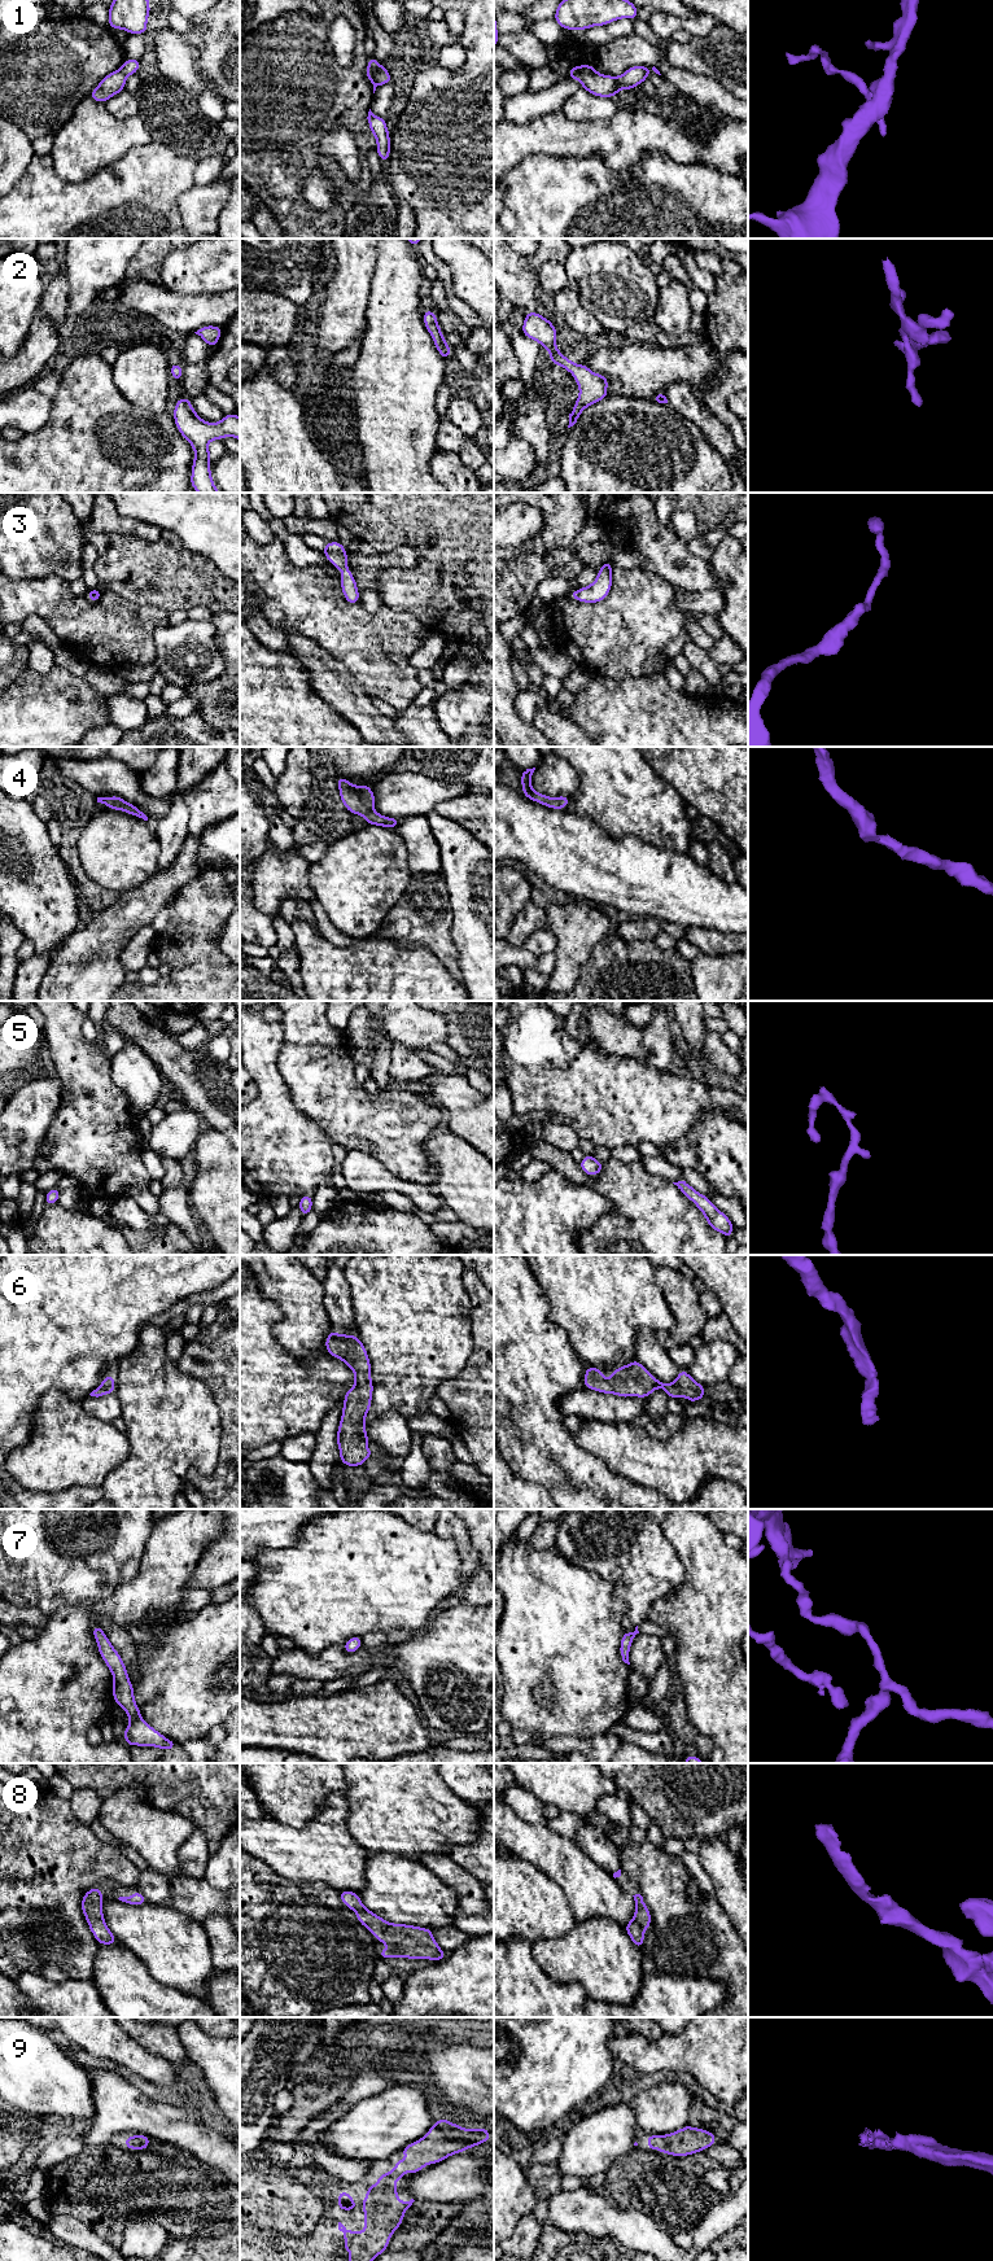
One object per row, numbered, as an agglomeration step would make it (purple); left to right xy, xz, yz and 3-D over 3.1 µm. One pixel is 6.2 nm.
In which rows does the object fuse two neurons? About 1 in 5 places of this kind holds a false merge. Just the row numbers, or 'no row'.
1

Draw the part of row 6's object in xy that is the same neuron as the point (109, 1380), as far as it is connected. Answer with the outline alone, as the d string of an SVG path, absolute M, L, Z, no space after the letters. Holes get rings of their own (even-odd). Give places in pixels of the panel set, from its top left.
M109 1373L101 1382L101 1385L93 1390L89 1395L91 1396L102 1396L106 1394L113 1394L115 1392L115 1382L114 1382L114 1377L111 1373Z

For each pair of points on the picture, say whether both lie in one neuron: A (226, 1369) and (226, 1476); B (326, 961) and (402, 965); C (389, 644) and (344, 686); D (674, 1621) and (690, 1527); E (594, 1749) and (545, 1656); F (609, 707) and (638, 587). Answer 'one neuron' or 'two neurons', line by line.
A: one neuron
B: one neuron
C: two neurons
D: one neuron
E: two neurons
F: two neurons

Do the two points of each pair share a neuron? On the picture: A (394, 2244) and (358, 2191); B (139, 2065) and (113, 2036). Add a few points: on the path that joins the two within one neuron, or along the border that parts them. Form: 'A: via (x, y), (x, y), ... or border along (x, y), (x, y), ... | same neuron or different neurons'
A: border along (405, 2211), (403, 2220), (386, 2247) | different neurons
B: via (131, 2058), (117, 2043) | same neuron

